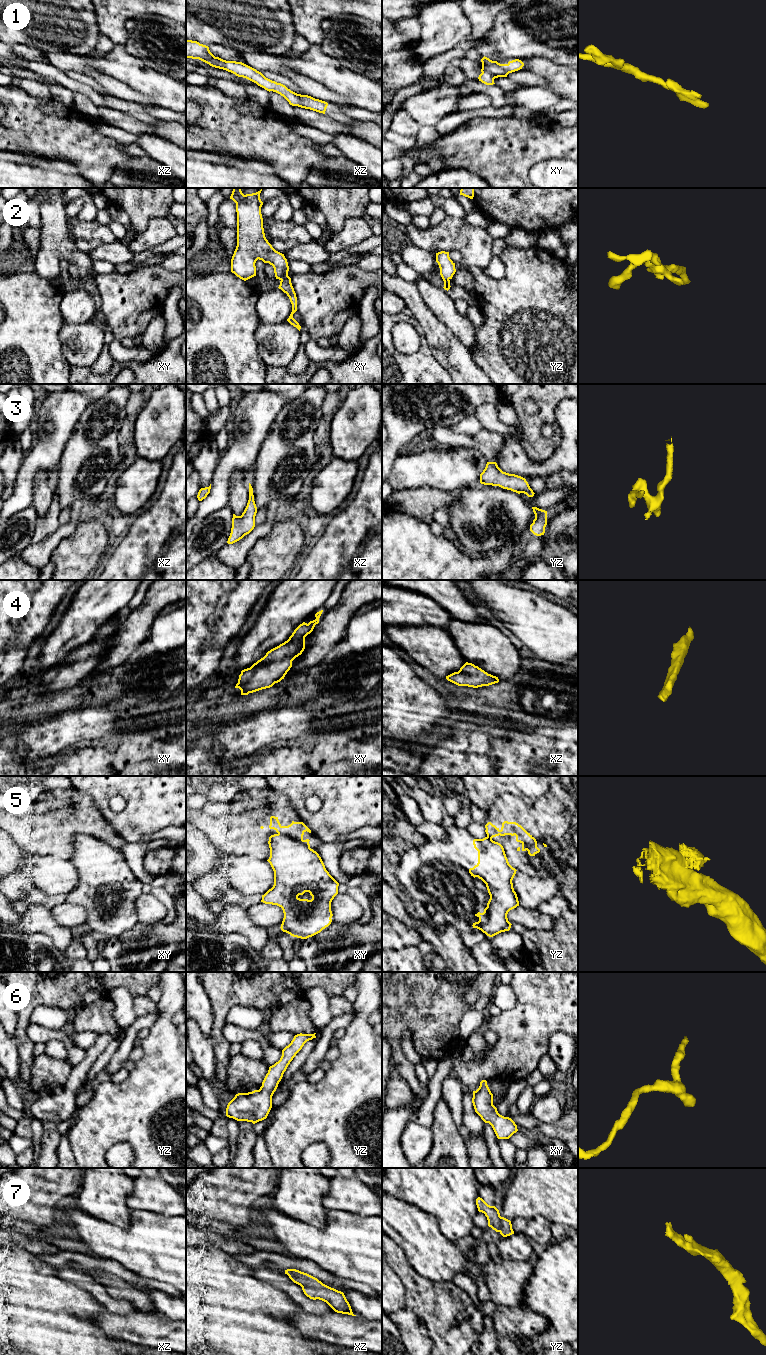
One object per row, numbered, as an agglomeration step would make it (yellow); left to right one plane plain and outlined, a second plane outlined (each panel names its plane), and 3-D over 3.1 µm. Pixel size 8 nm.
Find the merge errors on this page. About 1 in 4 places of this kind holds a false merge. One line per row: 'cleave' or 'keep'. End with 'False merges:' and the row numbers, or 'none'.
1: keep
2: keep
3: keep
4: keep
5: cleave
6: keep
7: keep
False merges: 5

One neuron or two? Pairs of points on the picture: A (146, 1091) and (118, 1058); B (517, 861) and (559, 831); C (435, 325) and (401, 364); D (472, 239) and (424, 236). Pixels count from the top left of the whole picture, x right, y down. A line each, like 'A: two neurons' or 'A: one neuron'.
A: two neurons
B: one neuron
C: two neurons
D: one neuron

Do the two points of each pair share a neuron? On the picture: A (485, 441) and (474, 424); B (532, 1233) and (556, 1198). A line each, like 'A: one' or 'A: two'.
A: two
B: two

